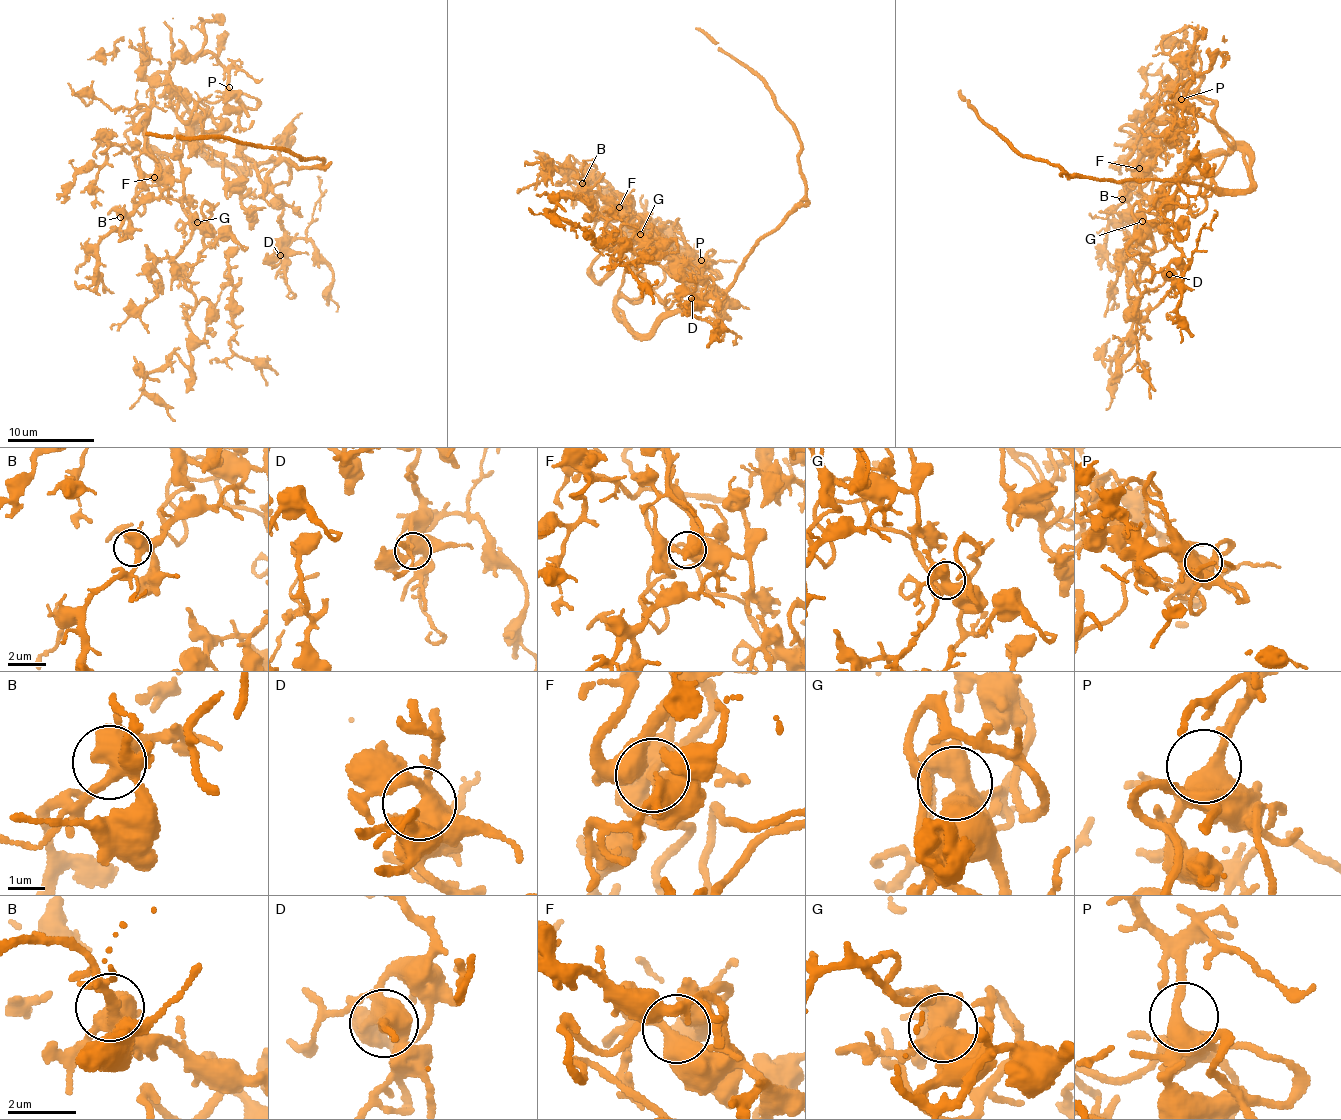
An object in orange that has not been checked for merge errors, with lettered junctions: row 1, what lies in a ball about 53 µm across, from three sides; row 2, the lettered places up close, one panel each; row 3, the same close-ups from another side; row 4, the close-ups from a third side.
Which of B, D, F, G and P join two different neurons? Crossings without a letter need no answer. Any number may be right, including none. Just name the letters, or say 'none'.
none

